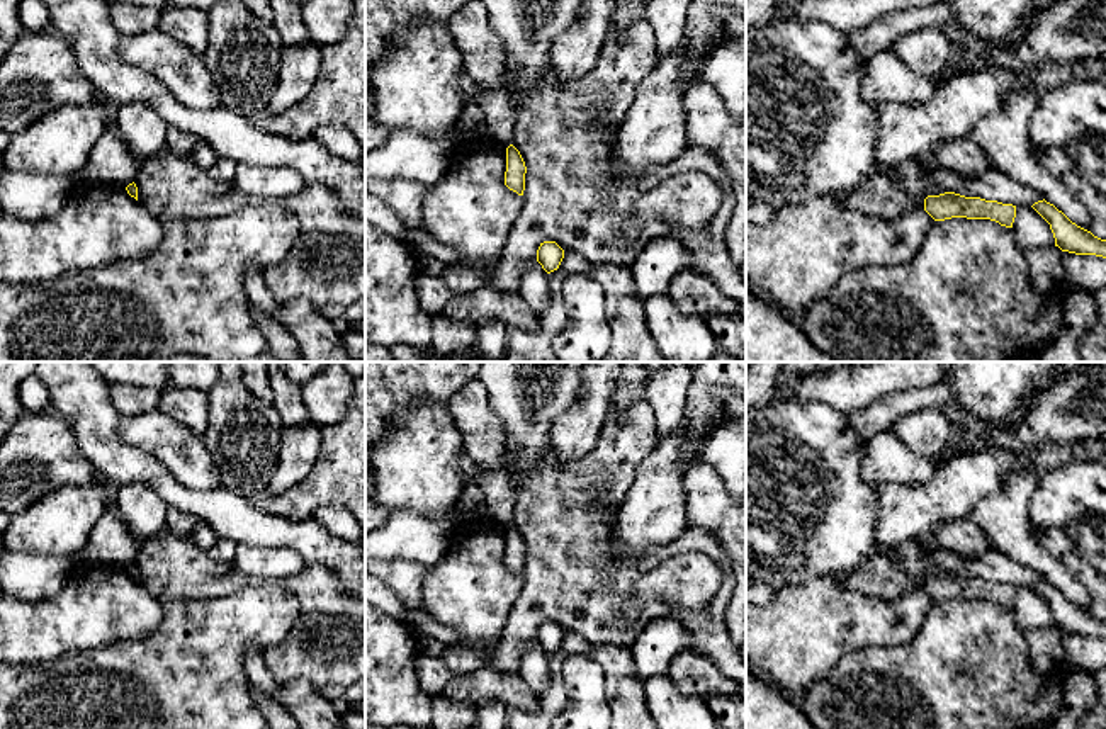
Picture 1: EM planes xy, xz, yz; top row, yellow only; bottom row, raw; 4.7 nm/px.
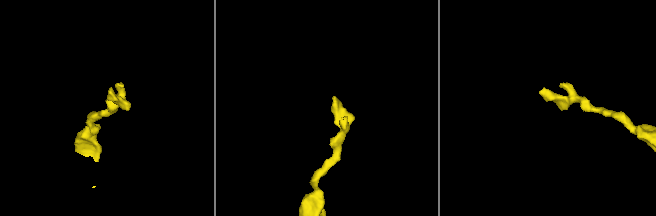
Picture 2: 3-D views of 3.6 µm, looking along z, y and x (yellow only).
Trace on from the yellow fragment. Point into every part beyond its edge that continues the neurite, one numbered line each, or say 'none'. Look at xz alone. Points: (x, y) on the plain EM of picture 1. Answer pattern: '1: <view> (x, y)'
none

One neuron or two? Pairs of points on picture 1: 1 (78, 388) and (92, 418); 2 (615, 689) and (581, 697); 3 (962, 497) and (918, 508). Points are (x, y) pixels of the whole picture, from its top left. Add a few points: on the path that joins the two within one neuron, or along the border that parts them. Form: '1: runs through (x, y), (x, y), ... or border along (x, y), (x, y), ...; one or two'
1: runs through (78, 395), (90, 412); one
2: border along (603, 690), (612, 711); two
3: runs through (952, 497), (945, 497), (928, 507); one

